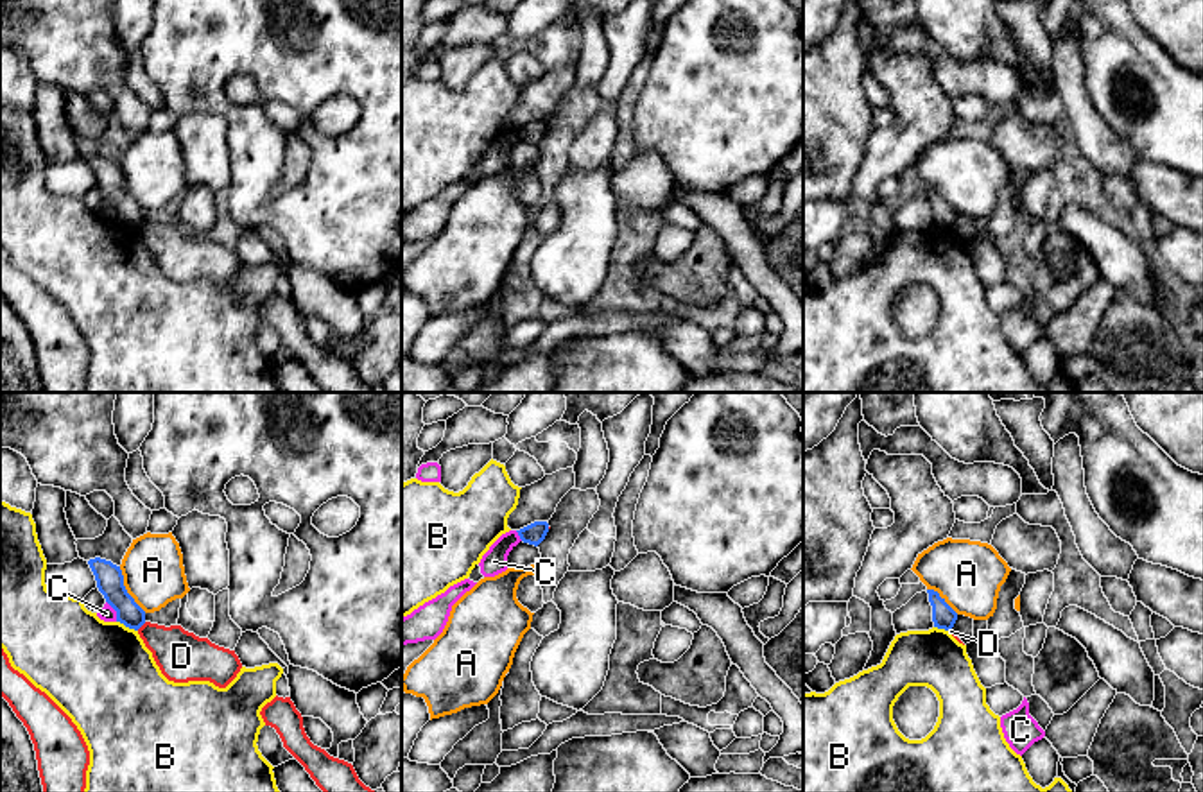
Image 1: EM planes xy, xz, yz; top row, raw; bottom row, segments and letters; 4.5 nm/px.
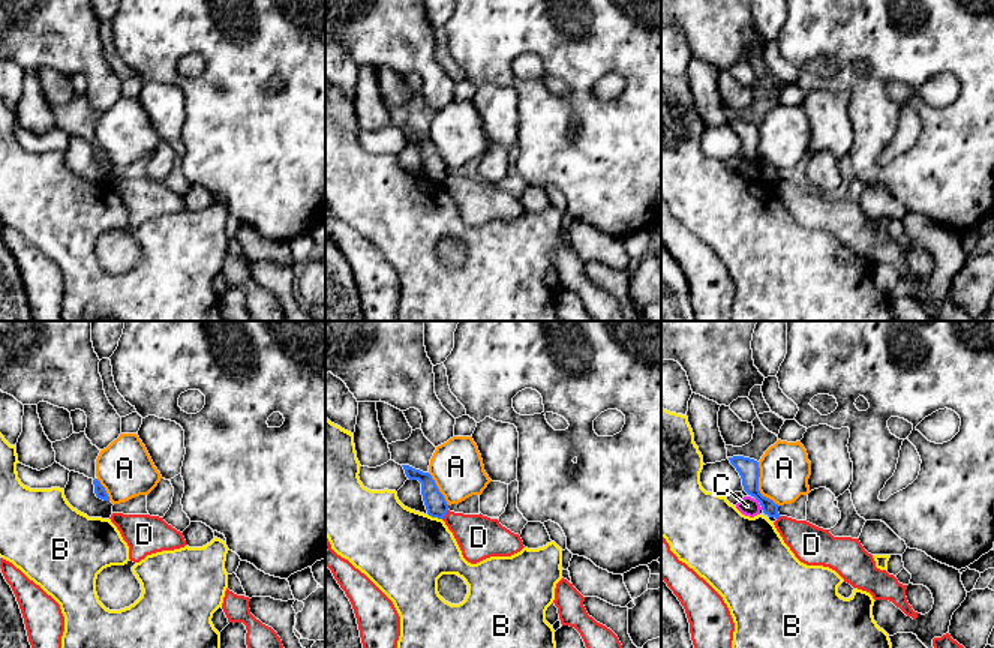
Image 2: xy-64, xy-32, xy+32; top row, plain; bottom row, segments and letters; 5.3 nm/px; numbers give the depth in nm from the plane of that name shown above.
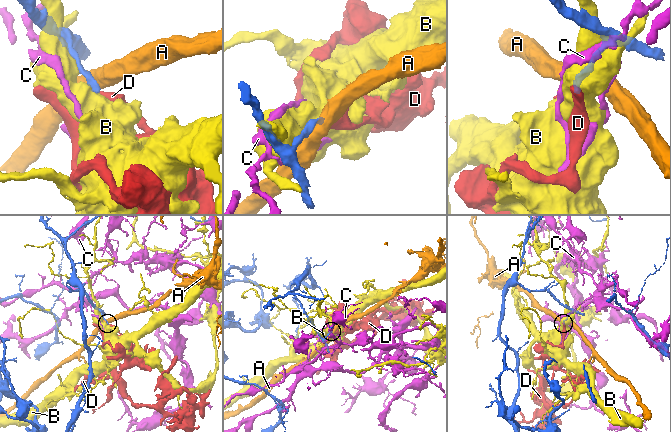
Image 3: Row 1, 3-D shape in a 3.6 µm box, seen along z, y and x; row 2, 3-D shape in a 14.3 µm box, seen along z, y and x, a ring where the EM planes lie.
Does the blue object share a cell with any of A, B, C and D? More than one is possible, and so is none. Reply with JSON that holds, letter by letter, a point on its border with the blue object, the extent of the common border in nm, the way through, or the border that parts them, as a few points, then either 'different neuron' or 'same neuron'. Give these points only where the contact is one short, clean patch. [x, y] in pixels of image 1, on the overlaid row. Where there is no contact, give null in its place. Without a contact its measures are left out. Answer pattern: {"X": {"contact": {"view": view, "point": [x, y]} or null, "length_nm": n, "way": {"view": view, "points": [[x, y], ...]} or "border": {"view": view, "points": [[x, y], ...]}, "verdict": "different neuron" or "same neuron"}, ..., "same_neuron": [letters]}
{"A": {"contact": {"view": "xy", "point": [126, 590]}, "length_nm": 240, "border": {"view": "xy", "points": [[119, 567], [126, 592], [146, 611]]}, "verdict": "different neuron"}, "B": {"contact": {"view": "xy", "point": [128, 626]}, "length_nm": 110, "verdict": "different neuron"}, "C": {"contact": {"view": "xy", "point": [115, 610]}, "length_nm": 110, "verdict": "different neuron"}, "D": {"contact": {"view": "xy", "point": [140, 626]}, "length_nm": 60, "border": {"view": "xy", "points": [[146, 622], [137, 629]]}, "verdict": "different neuron"}, "same_neuron": []}

